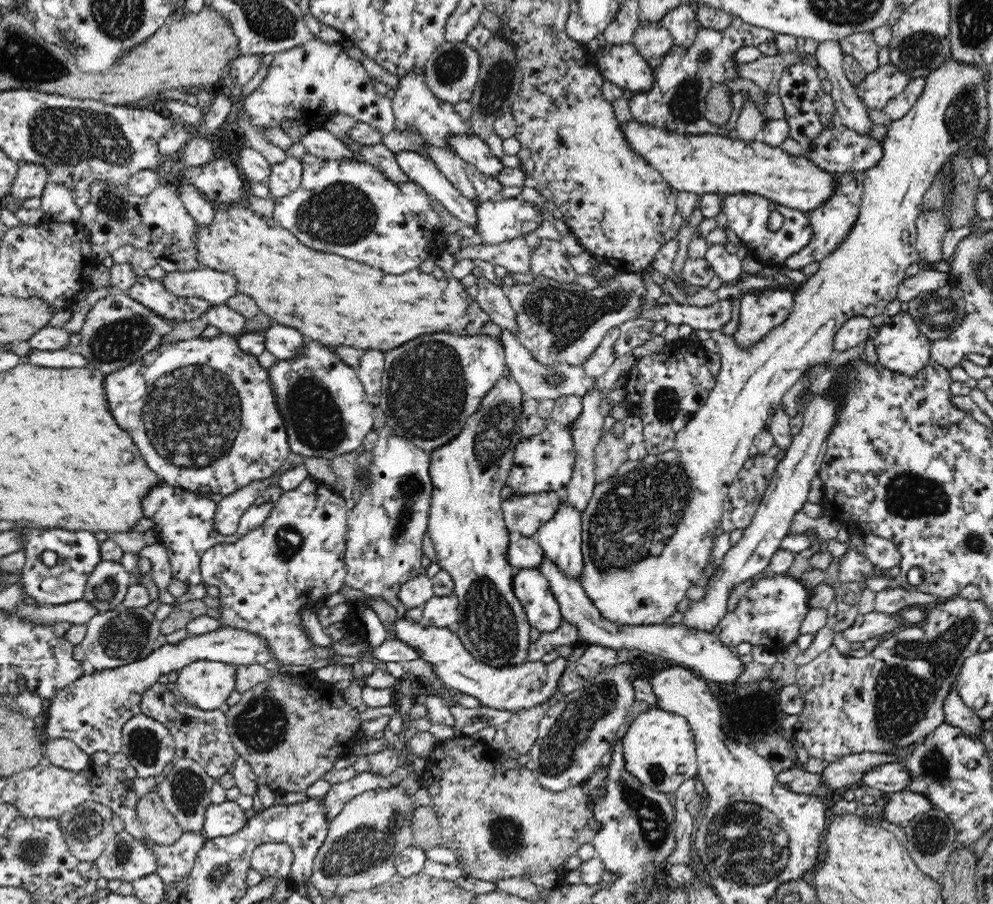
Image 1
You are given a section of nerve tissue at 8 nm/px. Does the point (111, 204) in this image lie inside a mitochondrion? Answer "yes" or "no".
yes

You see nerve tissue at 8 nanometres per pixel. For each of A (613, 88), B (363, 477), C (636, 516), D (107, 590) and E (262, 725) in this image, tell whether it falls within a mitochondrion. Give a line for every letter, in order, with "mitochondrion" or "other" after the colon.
A: other
B: other
C: mitochondrion
D: mitochondrion
E: mitochondrion

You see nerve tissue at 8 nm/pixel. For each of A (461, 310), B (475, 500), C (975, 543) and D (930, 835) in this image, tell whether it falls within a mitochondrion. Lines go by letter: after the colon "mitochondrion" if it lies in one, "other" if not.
A: other
B: other
C: mitochondrion
D: mitochondrion

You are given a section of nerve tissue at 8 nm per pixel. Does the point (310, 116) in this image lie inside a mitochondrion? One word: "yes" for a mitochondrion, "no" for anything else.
no

